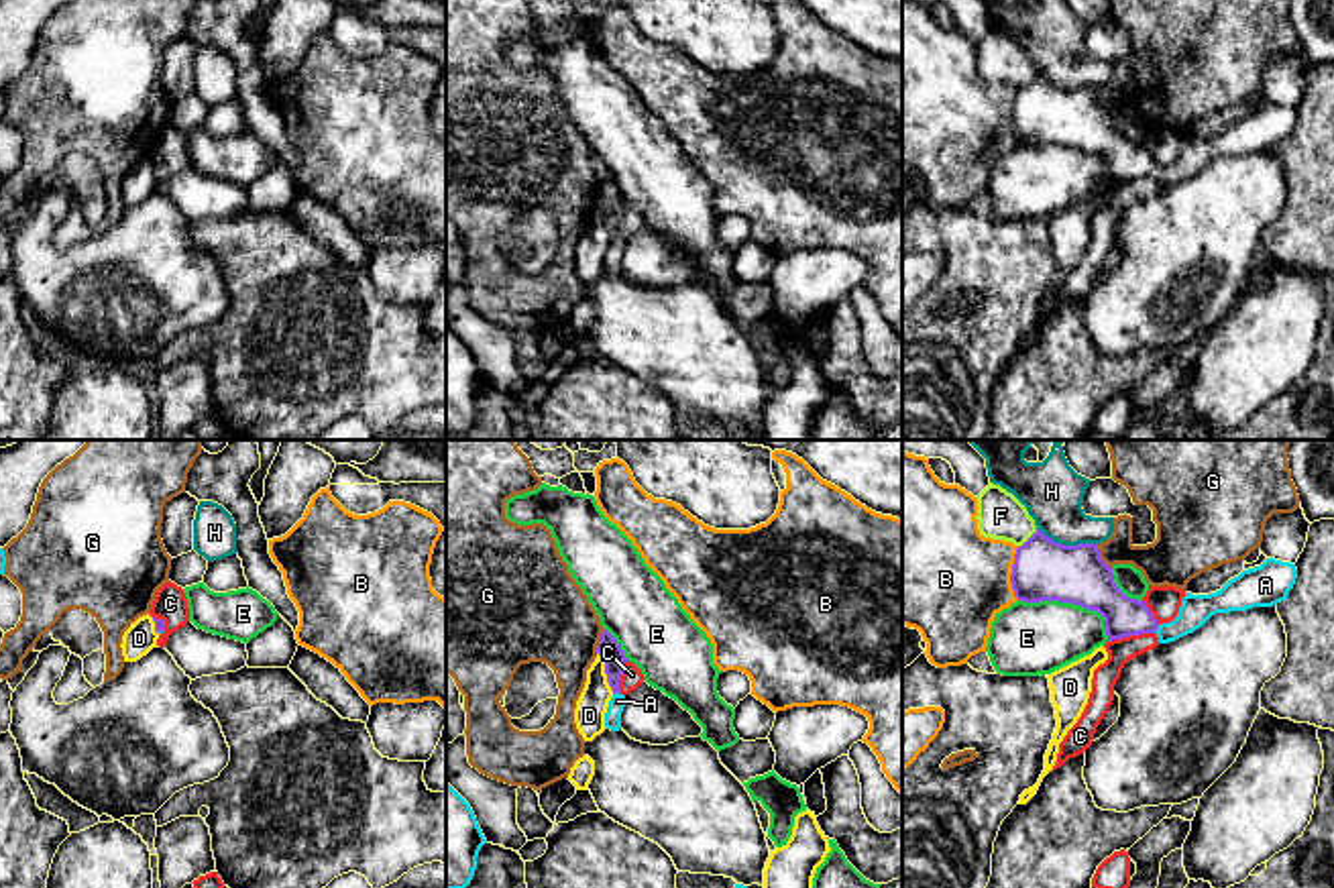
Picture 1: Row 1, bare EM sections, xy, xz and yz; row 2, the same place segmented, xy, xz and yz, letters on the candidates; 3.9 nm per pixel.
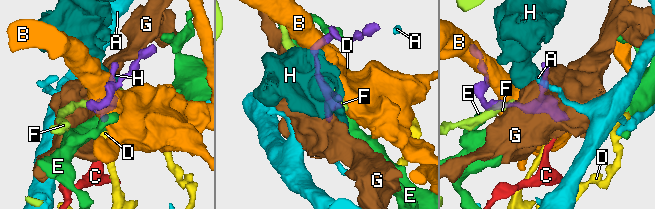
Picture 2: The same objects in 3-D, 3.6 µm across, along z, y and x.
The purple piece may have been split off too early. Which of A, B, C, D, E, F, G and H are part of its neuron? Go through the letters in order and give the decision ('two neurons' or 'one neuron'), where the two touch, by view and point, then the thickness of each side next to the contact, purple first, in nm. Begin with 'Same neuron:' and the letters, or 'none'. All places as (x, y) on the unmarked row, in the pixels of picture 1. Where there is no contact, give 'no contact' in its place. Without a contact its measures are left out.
Same neuron: A
A: one neuron | yz (1155, 174) | 160/120 nm
B: two neurons | yz (1013, 117) | 240/440 nm
C: two neurons | yz (1131, 178) | 190/100 nm
D: two neurons | xz (605, 216) | 90/130 nm
E: two neurons | yz (1072, 147) | 240/280 nm
F: two neurons | yz (1029, 82) | 240/190 nm
G: two neurons | yz (1098, 100) | 240/180 nm
H: two neurons | yz (1068, 90) | 240/240 nm

